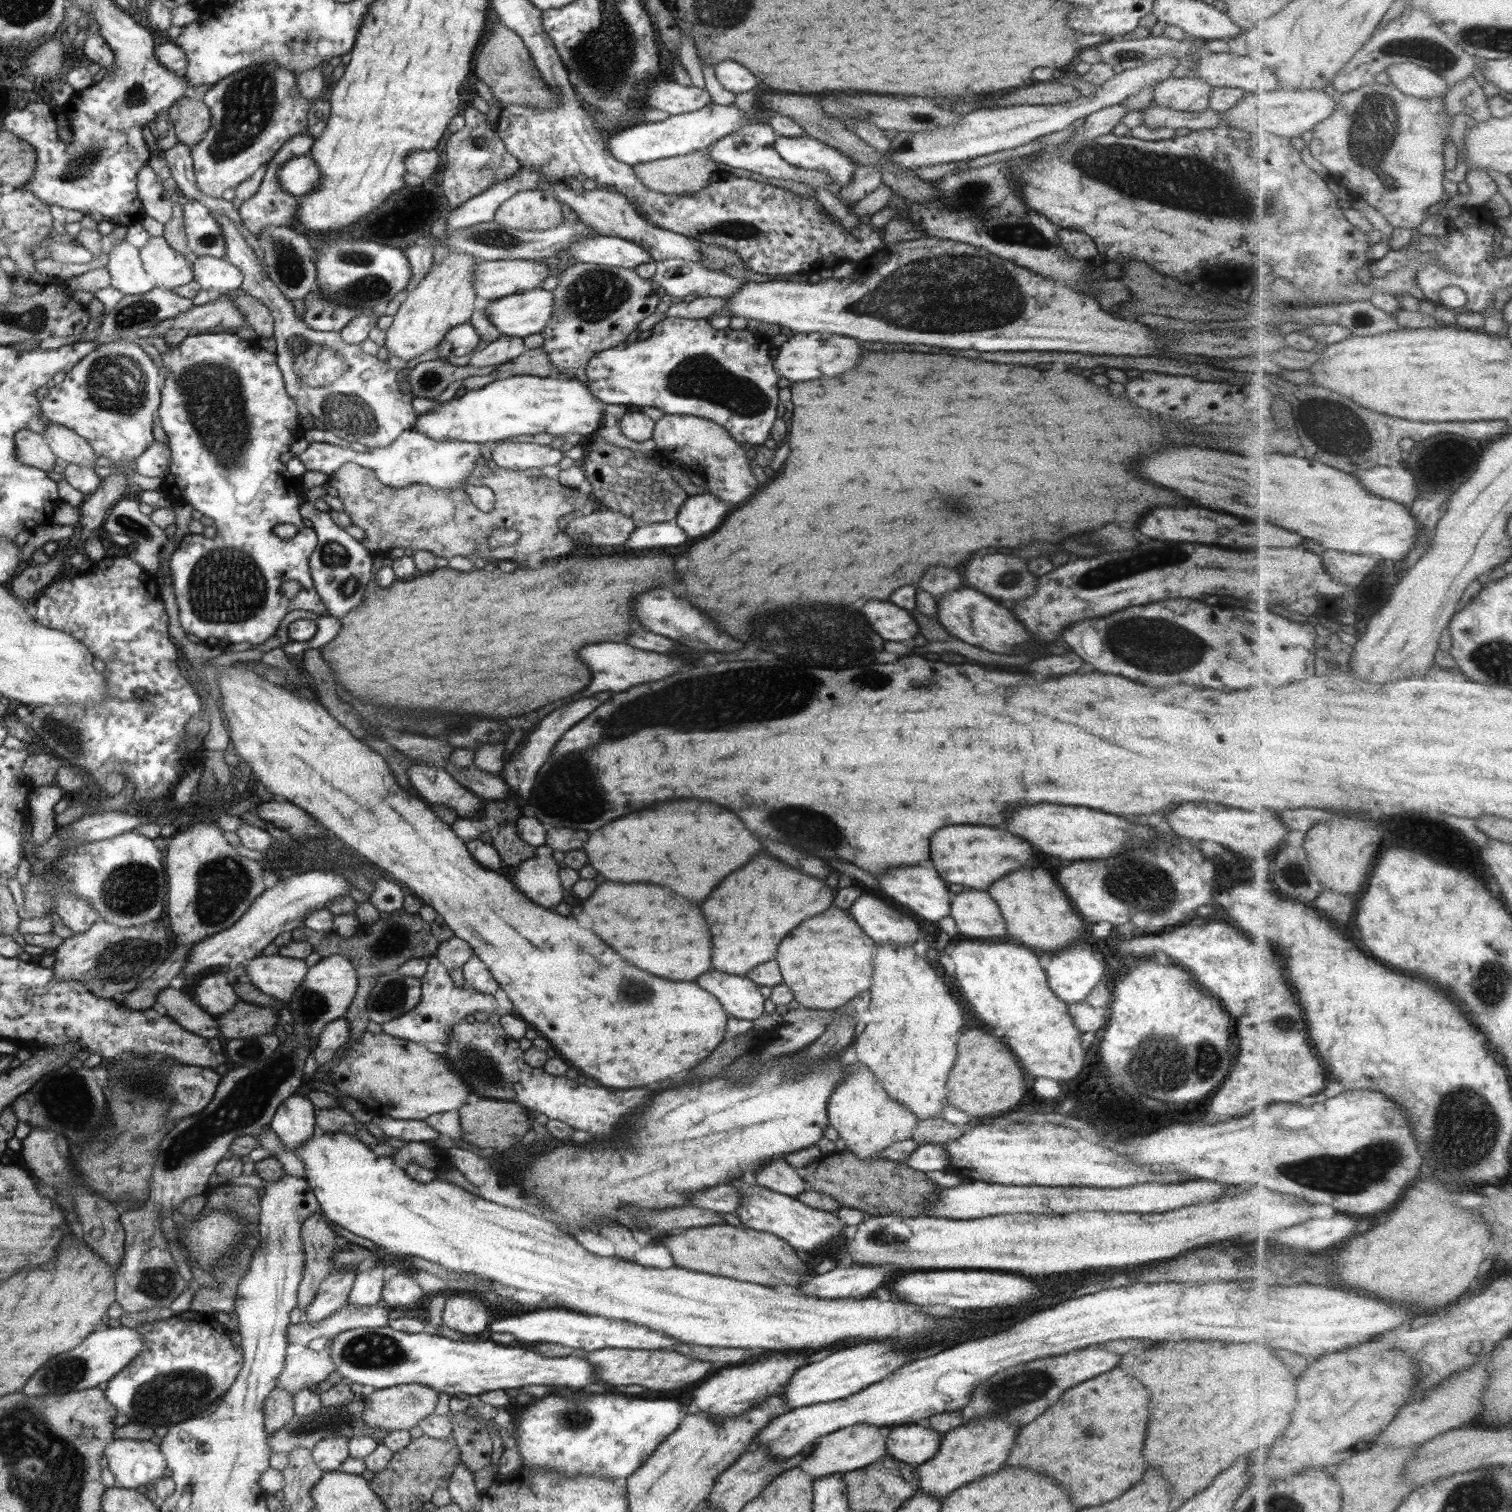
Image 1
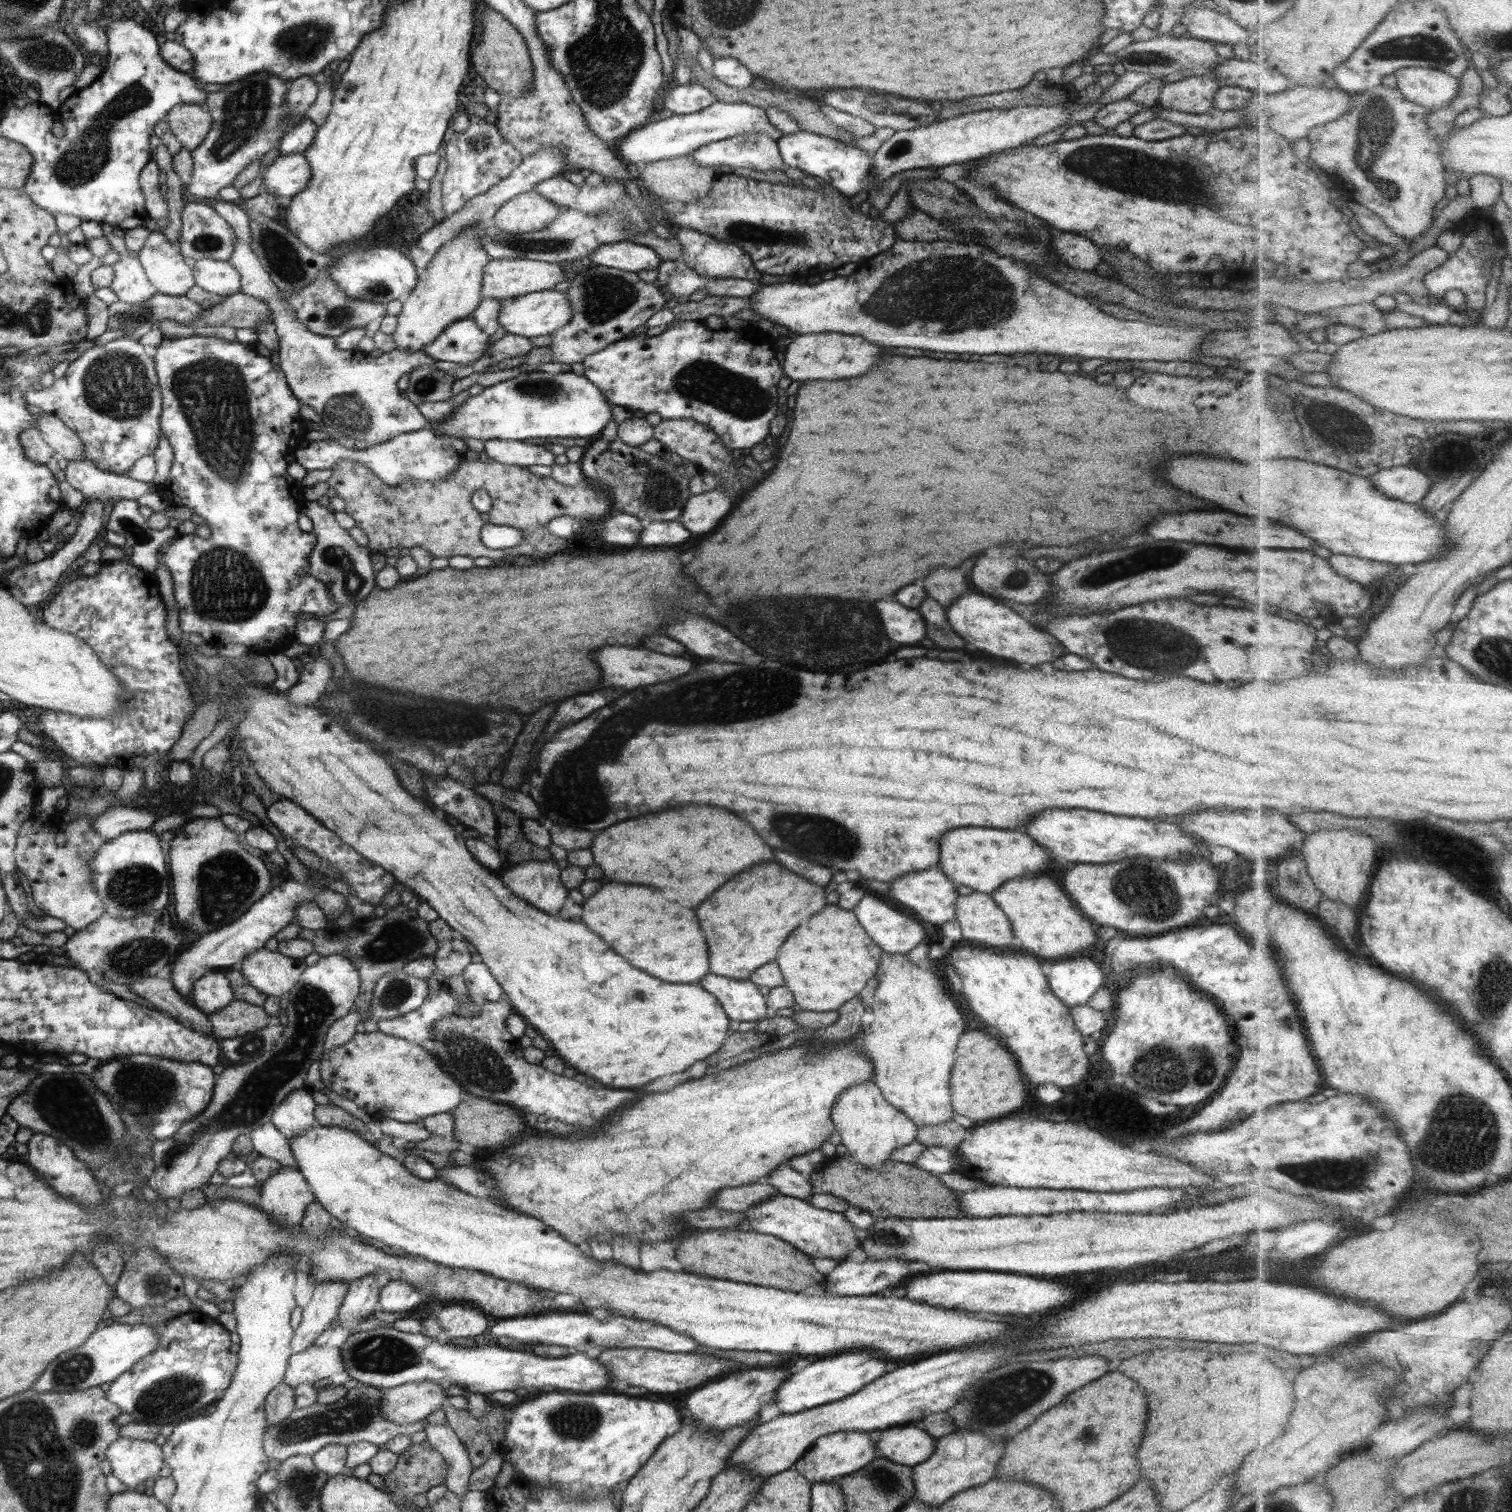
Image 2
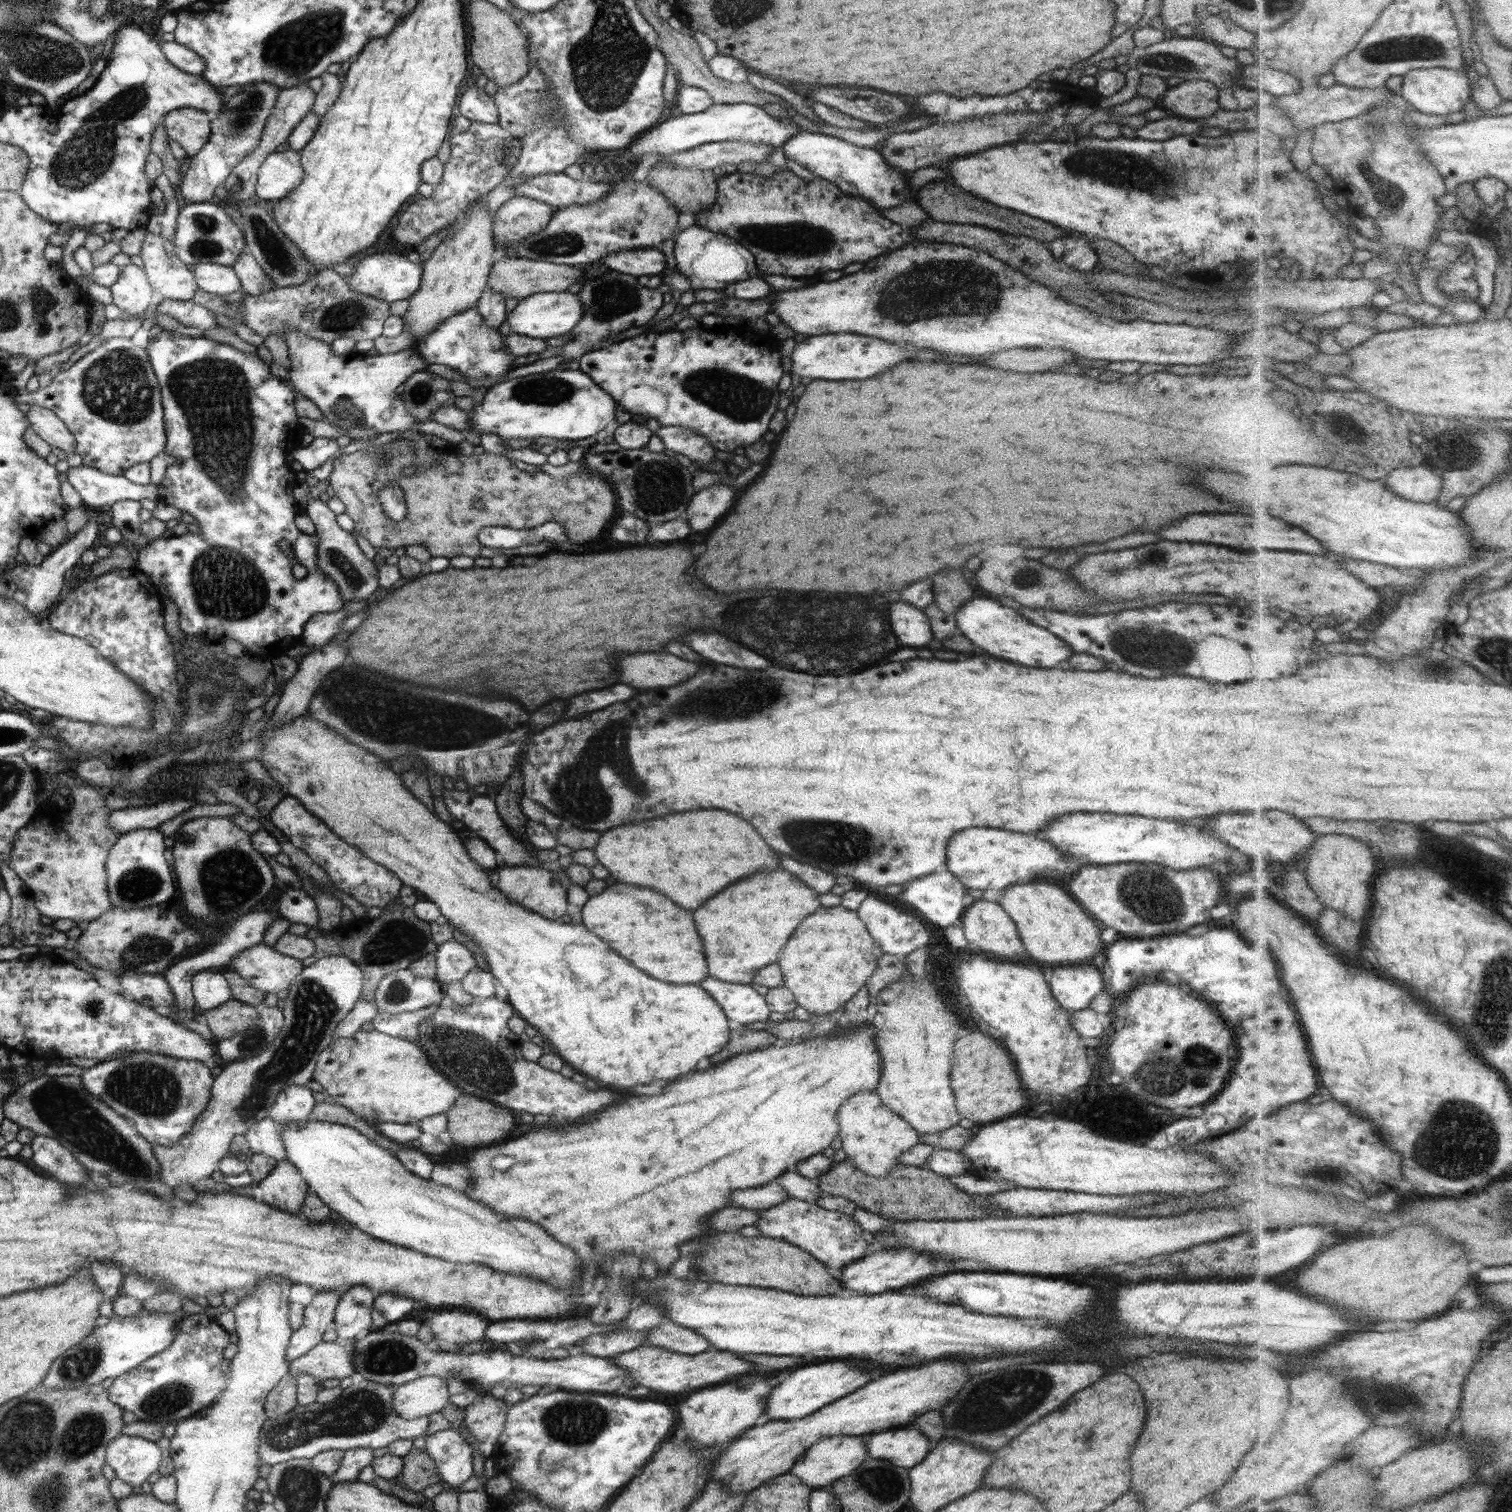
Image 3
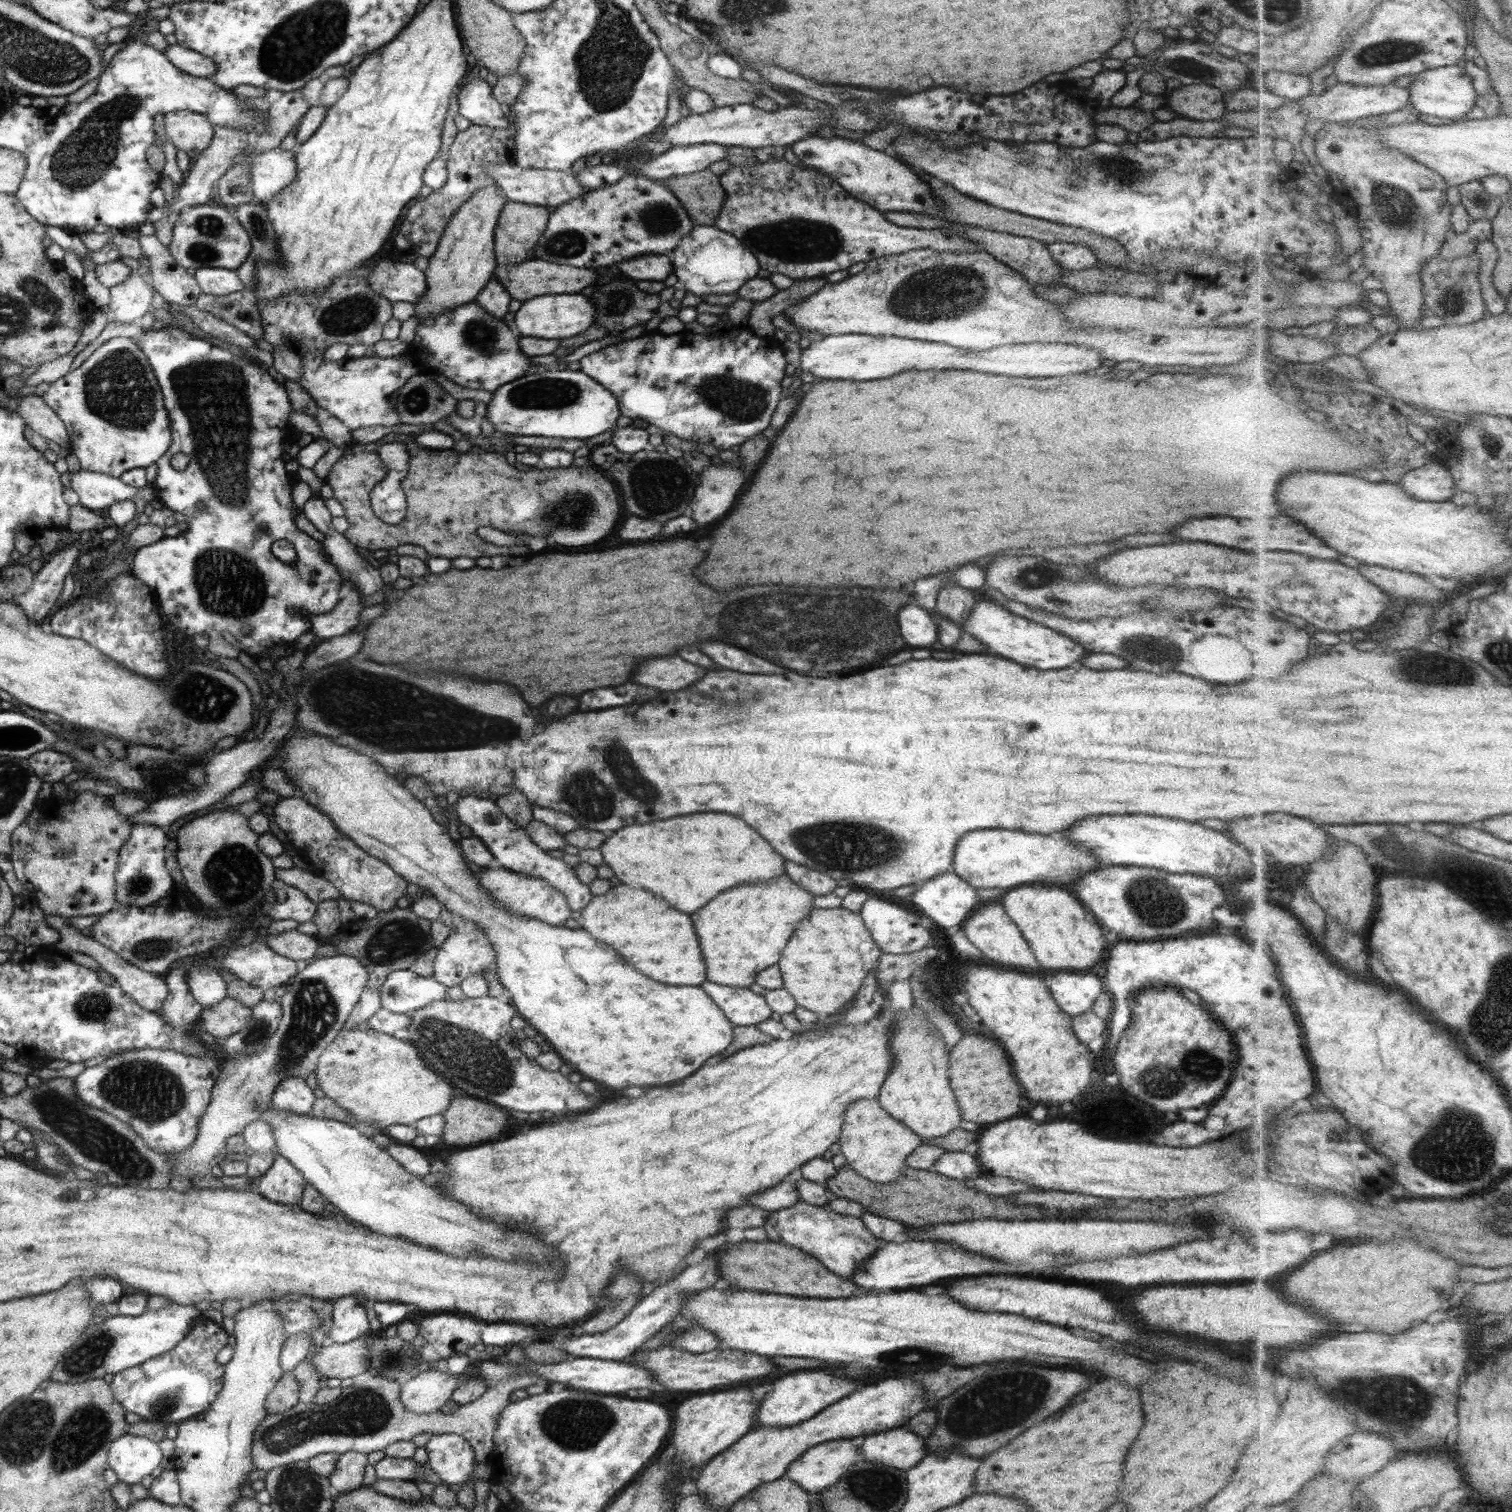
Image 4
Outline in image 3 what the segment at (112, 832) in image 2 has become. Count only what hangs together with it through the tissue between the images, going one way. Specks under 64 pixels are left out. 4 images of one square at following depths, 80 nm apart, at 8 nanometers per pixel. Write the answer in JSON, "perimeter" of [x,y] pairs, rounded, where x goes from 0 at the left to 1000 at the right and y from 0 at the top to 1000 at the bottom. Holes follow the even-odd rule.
{"perimeter":[[[112,529],[104,533],[95,533],[95,534],[81,534],[73,536],[74,540],[71,541],[73,547],[77,551],[83,552],[93,548],[104,548],[107,544],[115,542],[116,538],[124,536],[128,530],[123,529]]]}

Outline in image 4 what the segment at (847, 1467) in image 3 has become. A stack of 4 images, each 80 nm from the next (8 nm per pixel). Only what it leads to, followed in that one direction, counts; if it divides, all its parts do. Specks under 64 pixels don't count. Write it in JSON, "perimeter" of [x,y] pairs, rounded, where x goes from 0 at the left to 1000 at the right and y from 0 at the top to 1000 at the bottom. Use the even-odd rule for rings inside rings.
{"perimeter":[[[553,952],[535,958],[522,968],[520,976],[536,989],[542,988],[560,975],[569,960],[563,952]]]}

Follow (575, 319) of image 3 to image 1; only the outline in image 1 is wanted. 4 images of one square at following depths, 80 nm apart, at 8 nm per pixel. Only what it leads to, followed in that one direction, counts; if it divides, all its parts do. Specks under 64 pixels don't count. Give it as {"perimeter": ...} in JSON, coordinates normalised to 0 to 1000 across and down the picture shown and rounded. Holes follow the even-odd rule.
{"perimeter":[[[357,190],[337,194],[324,199],[321,207],[331,221],[347,224],[357,220],[364,212],[366,208],[366,194]]]}

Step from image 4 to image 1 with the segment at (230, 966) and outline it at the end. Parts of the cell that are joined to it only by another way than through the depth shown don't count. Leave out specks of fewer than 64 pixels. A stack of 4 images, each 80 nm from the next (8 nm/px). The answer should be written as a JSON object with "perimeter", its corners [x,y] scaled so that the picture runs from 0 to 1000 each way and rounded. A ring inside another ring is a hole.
{"perimeter":[[[172,631],[162,642],[165,645],[166,650],[173,656],[185,663],[190,663],[200,651],[204,640],[202,635],[187,633],[184,631]]]}

